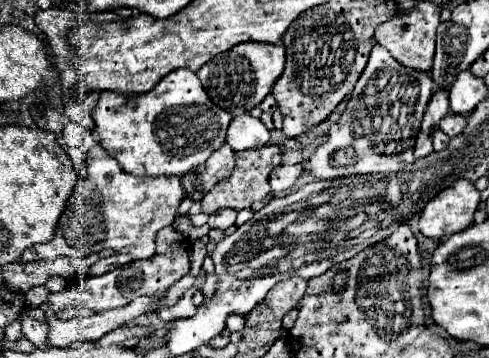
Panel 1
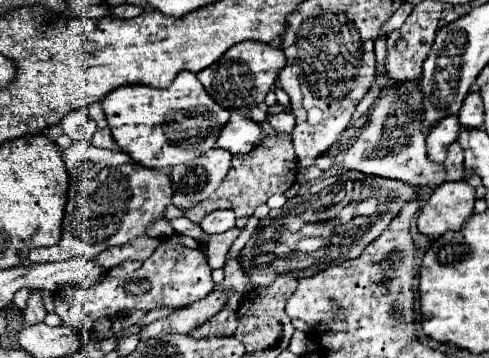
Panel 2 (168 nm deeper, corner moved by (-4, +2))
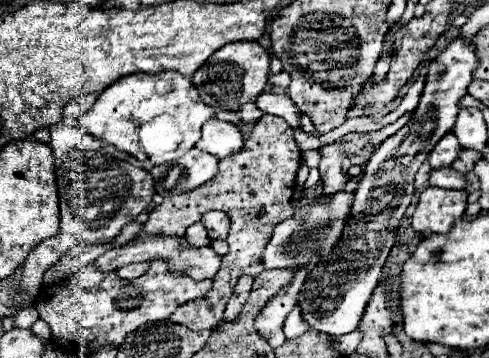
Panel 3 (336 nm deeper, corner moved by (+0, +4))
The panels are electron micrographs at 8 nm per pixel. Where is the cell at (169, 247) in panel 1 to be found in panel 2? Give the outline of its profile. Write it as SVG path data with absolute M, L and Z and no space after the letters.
M172 234L160 242L154 254L148 260L144 260L144 264L136 272L130 272L124 278L104 276L100 282L96 282L96 286L90 288L68 286L64 290L58 290L54 294L54 306L56 306L54 312L62 318L62 324L74 326L84 336L88 336L94 320L98 318L114 318L132 308L138 310L152 310L156 306L184 308L196 300L206 298L214 290L210 274L212 270L206 262L204 246L190 236Z

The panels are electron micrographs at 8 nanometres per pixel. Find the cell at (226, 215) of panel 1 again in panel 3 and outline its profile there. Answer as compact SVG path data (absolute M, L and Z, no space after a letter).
M206 212L202 216L202 224L206 226L210 240L226 240L230 220L224 212Z

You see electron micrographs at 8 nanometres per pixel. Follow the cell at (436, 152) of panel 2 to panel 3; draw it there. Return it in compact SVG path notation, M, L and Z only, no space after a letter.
M448 132L436 144L436 148L428 154L428 162L432 168L446 168L446 166L452 166L452 162L458 158L458 154L460 154L460 144L458 144L456 136L452 132Z

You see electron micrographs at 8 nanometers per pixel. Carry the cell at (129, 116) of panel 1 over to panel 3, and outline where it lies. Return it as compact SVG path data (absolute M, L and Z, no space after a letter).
M180 72L162 74L130 74L106 88L94 106L76 120L94 138L132 154L148 170L154 164L172 162L186 154L200 140L200 128L214 116L214 108L206 106L190 78Z

